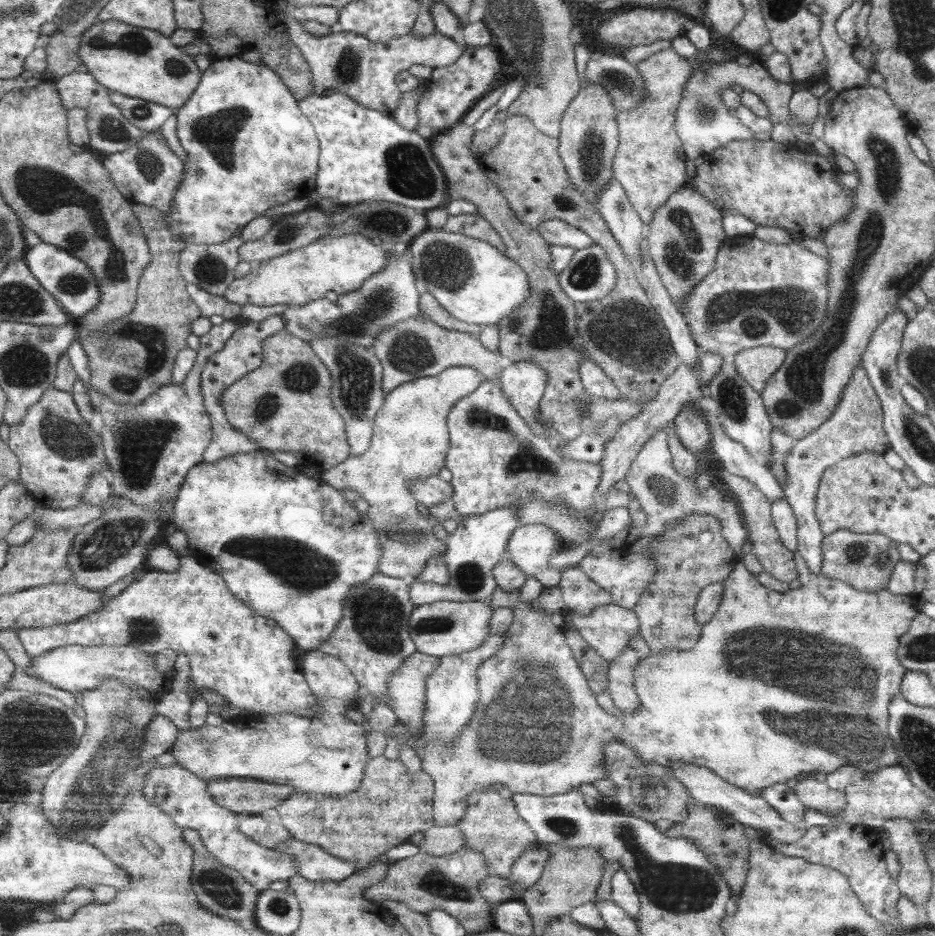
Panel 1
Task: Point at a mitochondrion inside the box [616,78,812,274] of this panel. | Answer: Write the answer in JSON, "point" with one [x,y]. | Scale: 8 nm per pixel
{"point":[705,111]}

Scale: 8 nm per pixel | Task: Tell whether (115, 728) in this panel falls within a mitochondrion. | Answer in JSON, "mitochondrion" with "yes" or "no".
{"mitochondrion":"yes"}

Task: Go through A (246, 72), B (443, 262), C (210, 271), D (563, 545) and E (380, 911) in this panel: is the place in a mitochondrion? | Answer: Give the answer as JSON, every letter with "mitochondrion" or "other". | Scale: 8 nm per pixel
{"A":"other","B":"mitochondrion","C":"mitochondrion","D":"other","E":"other"}

